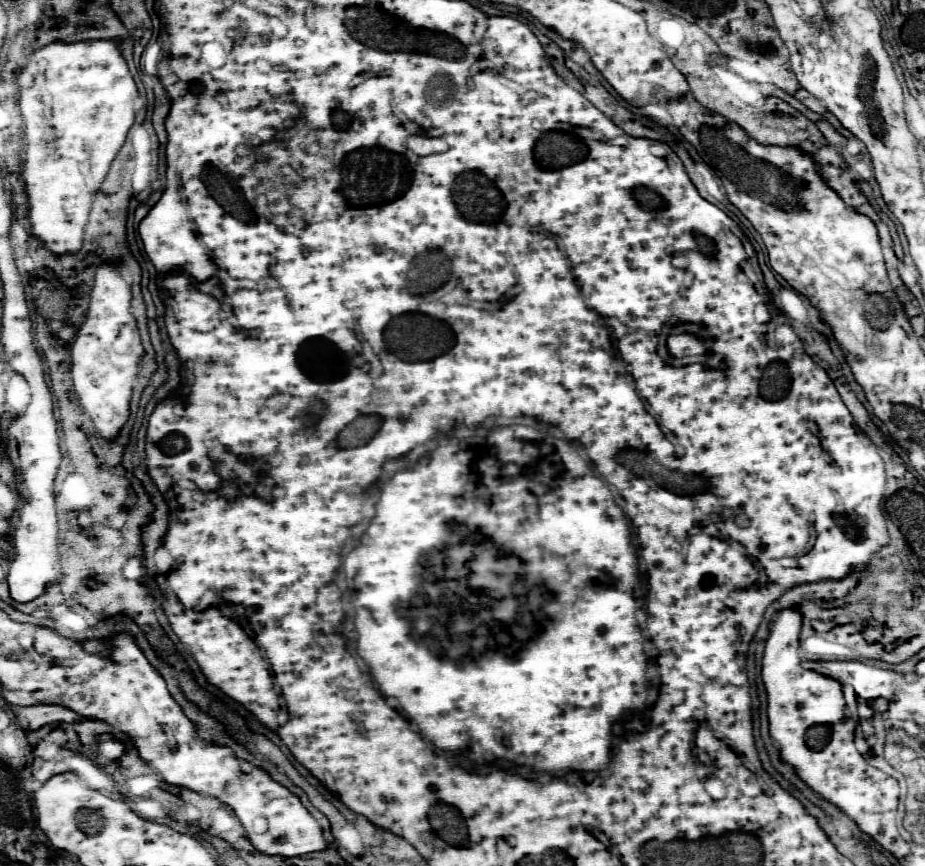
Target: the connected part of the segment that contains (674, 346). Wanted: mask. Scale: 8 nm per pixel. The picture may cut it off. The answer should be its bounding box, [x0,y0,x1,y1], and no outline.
[668,335,706,359]

